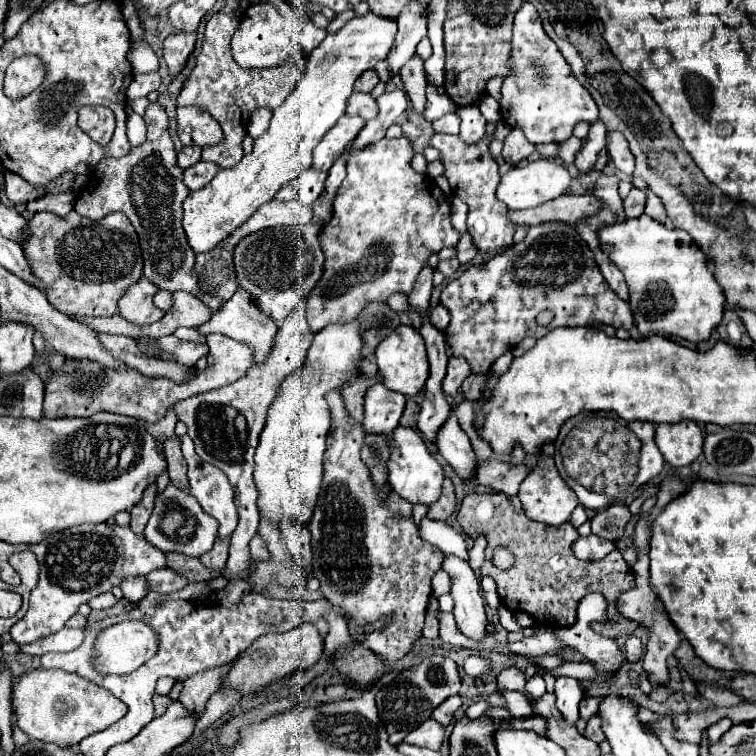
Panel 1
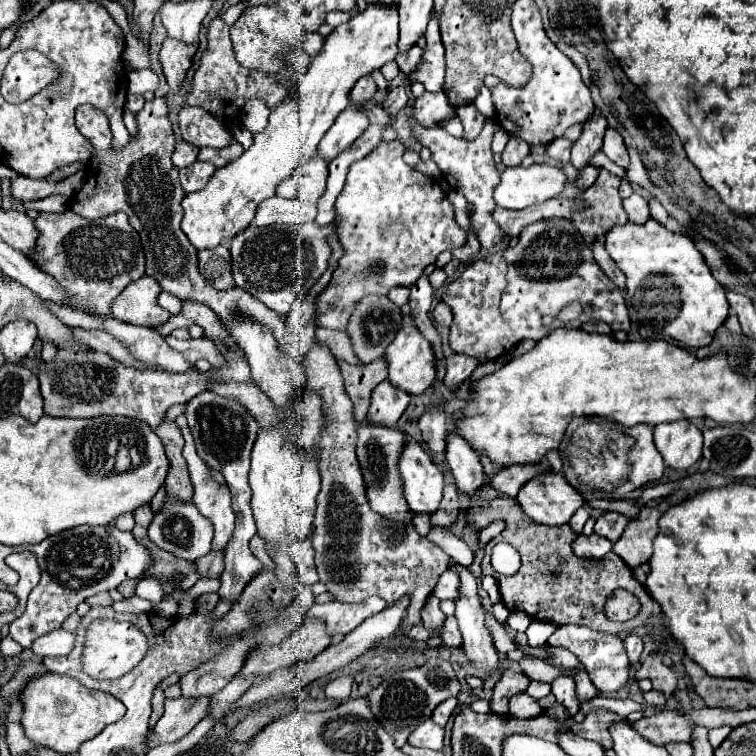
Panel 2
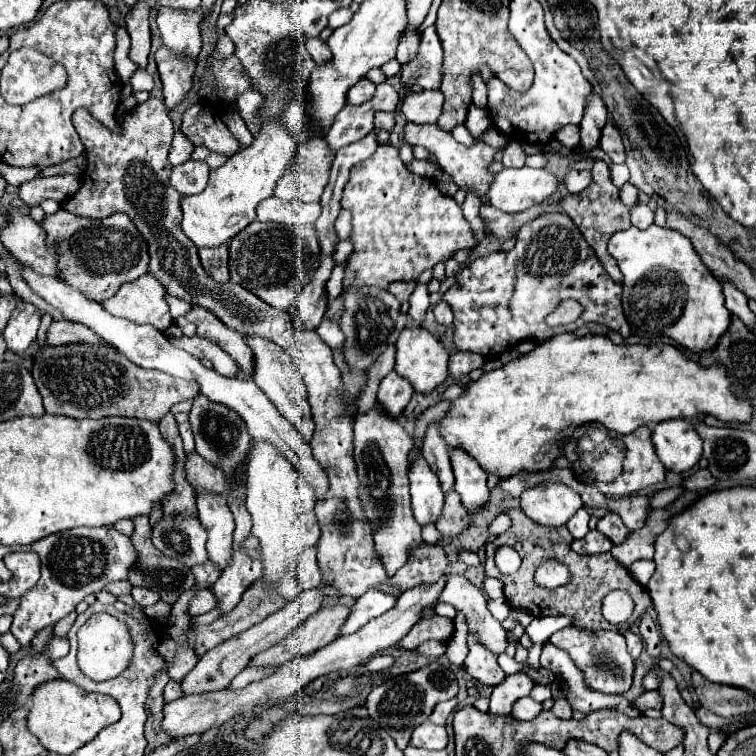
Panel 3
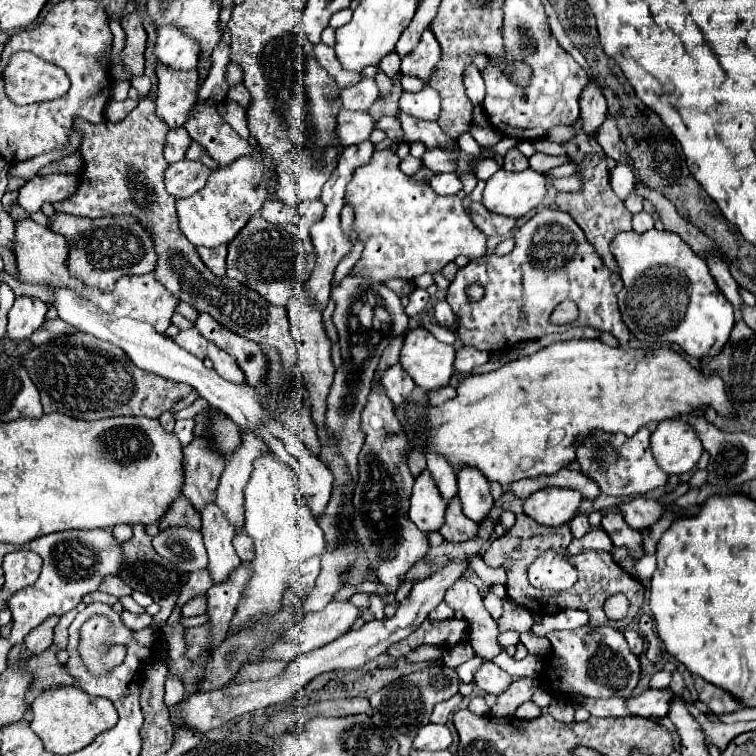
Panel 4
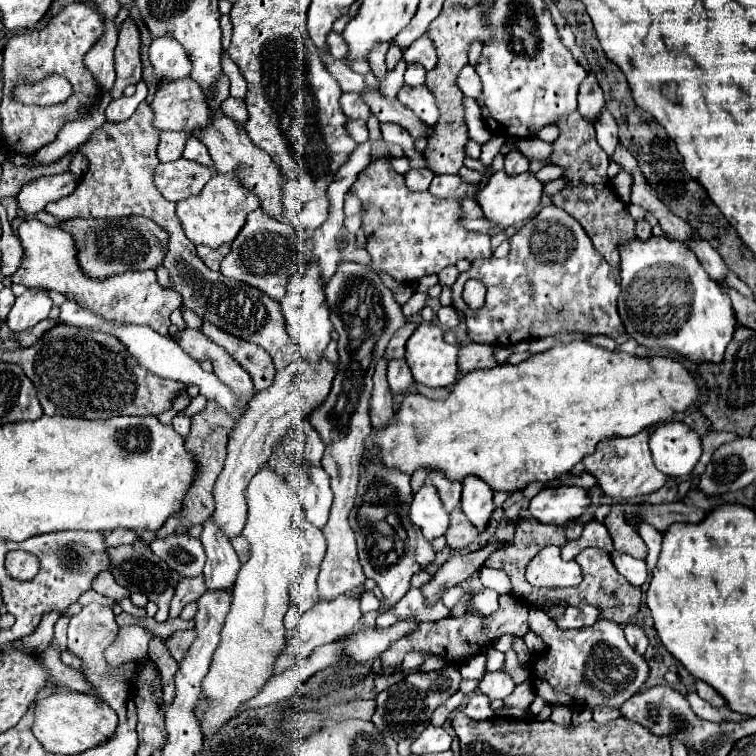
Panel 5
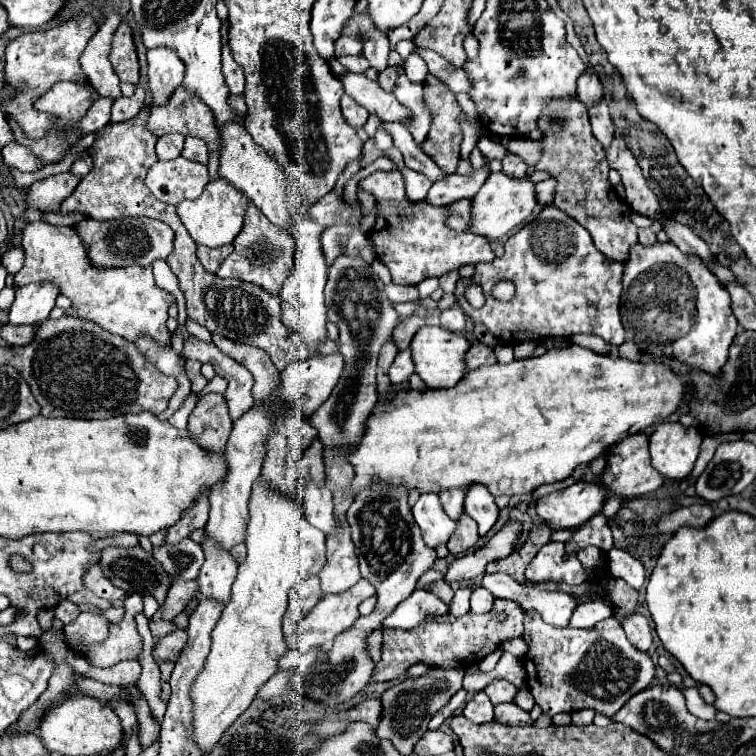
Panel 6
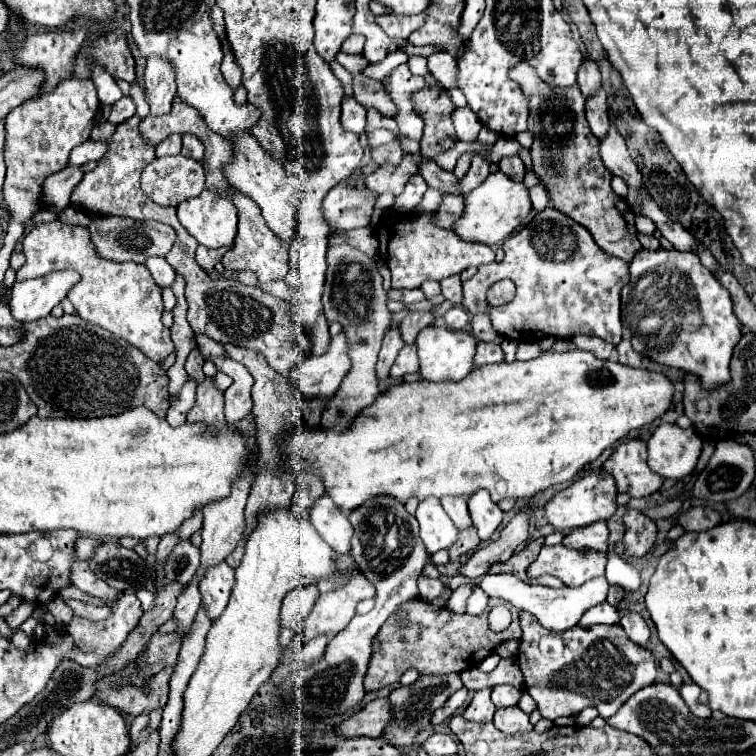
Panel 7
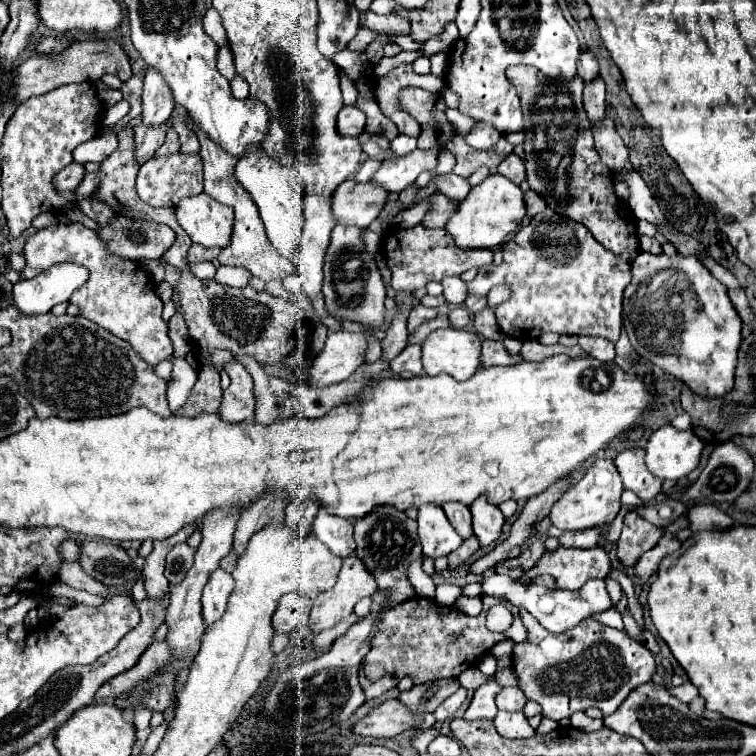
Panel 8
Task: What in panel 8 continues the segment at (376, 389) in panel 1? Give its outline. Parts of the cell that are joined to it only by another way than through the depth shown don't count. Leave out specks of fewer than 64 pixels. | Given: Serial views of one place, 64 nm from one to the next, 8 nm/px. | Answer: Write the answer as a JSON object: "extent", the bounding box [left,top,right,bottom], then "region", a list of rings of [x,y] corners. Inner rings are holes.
{"extent":[390,344,424,376],"region":[[[414,344],[414,346],[406,346],[392,362],[390,362],[390,368],[394,374],[400,374],[400,372],[410,372],[414,376],[422,374],[424,368],[422,368],[422,346],[420,344]]]}

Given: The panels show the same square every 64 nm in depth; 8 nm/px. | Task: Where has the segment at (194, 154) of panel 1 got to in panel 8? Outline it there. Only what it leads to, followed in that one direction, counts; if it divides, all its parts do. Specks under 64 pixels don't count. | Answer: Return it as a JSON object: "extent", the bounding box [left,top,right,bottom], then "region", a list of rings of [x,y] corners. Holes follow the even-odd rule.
{"extent":[156,128,180,156],"region":[[[170,128],[168,132],[166,132],[166,140],[164,140],[164,144],[158,148],[158,152],[156,152],[156,156],[166,156],[166,154],[174,154],[174,152],[178,152],[180,150],[180,142],[178,142],[178,134],[174,132],[174,128]]]}

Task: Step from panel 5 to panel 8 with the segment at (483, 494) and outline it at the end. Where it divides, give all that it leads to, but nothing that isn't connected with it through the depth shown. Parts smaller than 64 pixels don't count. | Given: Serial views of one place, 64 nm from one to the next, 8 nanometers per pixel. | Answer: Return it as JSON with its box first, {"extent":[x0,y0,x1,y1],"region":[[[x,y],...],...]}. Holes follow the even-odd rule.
{"extent":[470,496,506,548],"region":[[[480,496],[470,506],[470,512],[472,512],[472,522],[474,522],[474,534],[478,536],[480,546],[486,548],[492,542],[496,542],[502,534],[504,522],[506,522],[500,508],[494,504],[488,504],[486,498]]]}

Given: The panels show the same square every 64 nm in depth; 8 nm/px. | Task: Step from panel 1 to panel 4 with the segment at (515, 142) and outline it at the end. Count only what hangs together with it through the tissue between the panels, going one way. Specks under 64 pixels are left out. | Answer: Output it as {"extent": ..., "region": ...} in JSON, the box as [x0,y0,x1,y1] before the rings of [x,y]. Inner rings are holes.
{"extent":[504,148,528,172],"region":[[[510,148],[504,156],[504,170],[516,172],[516,170],[524,170],[524,168],[528,168],[528,158],[518,148]]]}

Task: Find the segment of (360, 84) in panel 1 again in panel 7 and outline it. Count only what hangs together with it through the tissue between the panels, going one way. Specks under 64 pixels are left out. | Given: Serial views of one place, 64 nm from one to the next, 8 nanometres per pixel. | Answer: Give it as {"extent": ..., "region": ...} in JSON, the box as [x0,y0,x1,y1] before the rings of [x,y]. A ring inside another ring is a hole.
{"extent":[342,98,366,134],"region":[[[344,98],[342,102],[342,128],[354,134],[364,134],[366,126],[366,108],[360,106],[354,98]]]}

